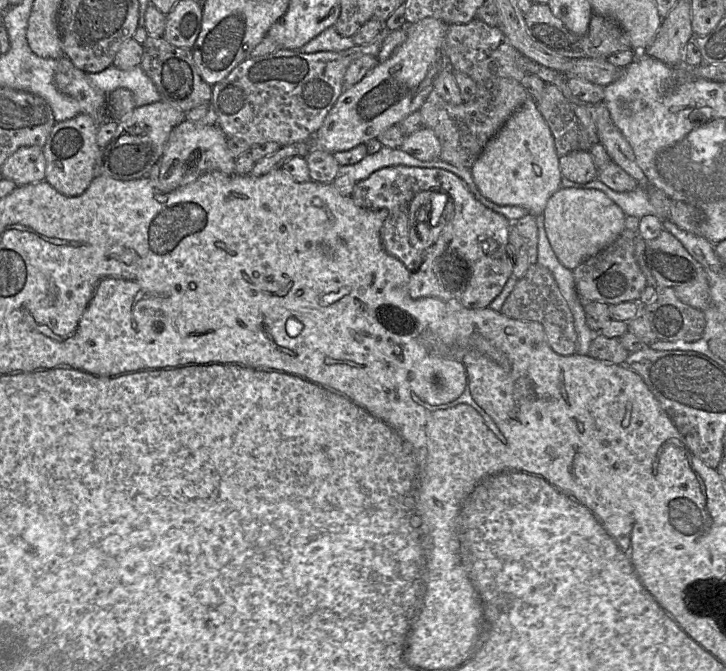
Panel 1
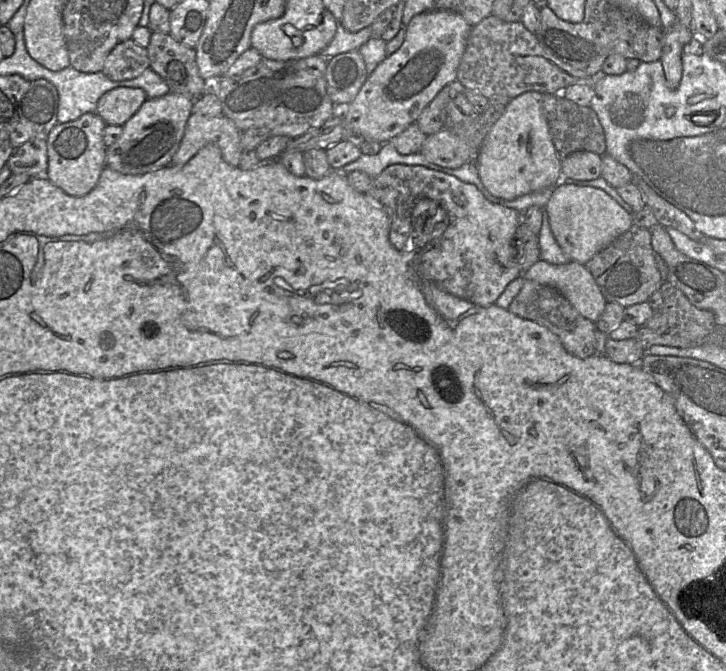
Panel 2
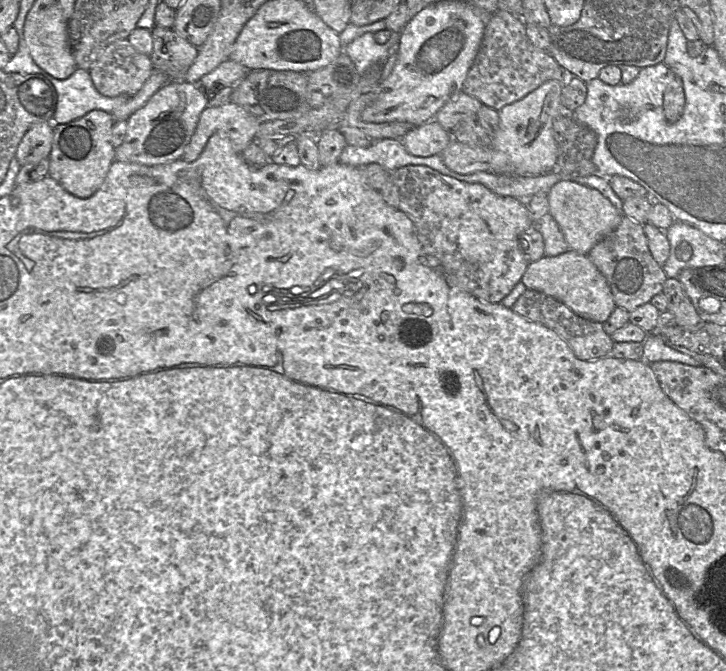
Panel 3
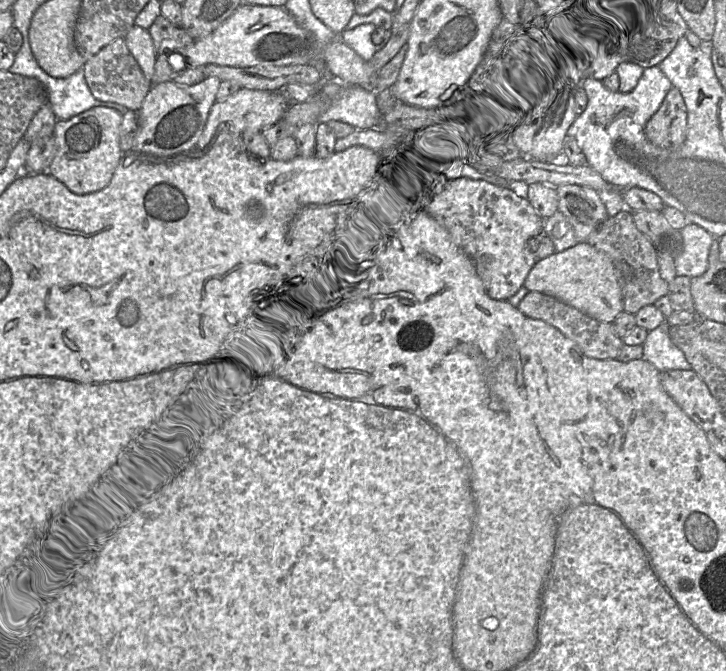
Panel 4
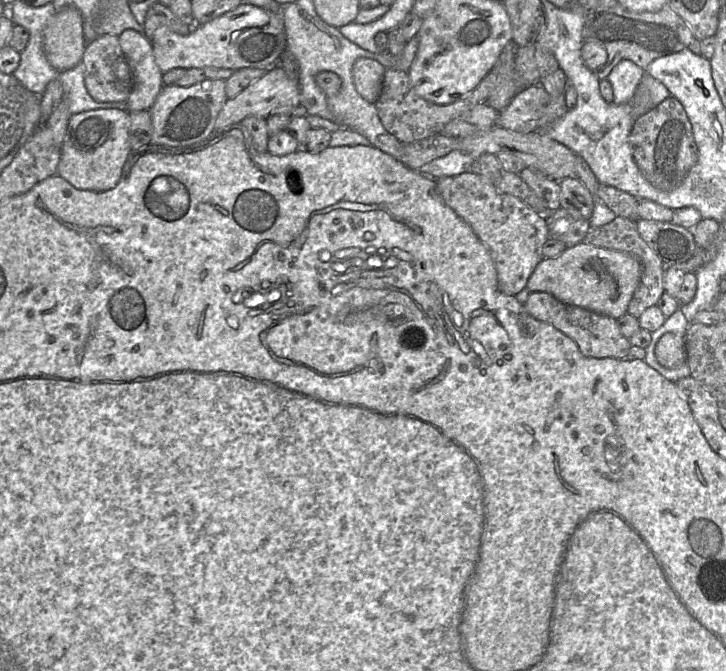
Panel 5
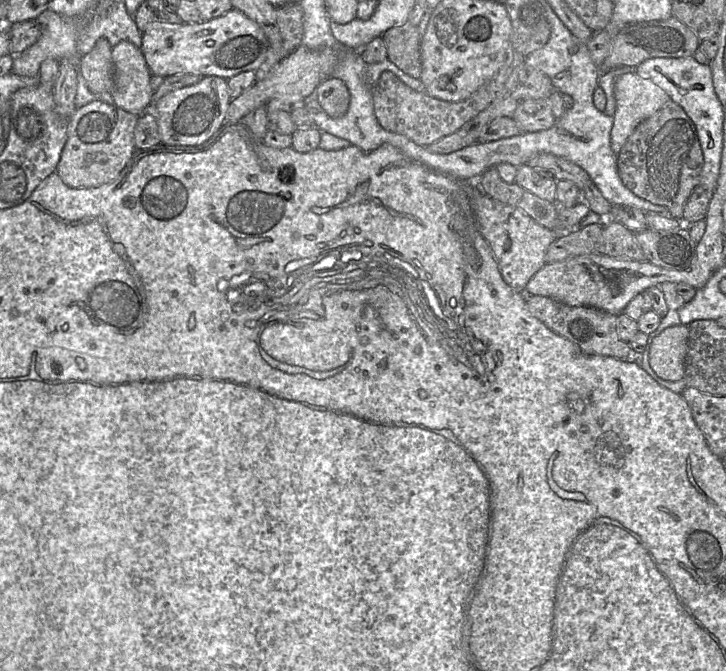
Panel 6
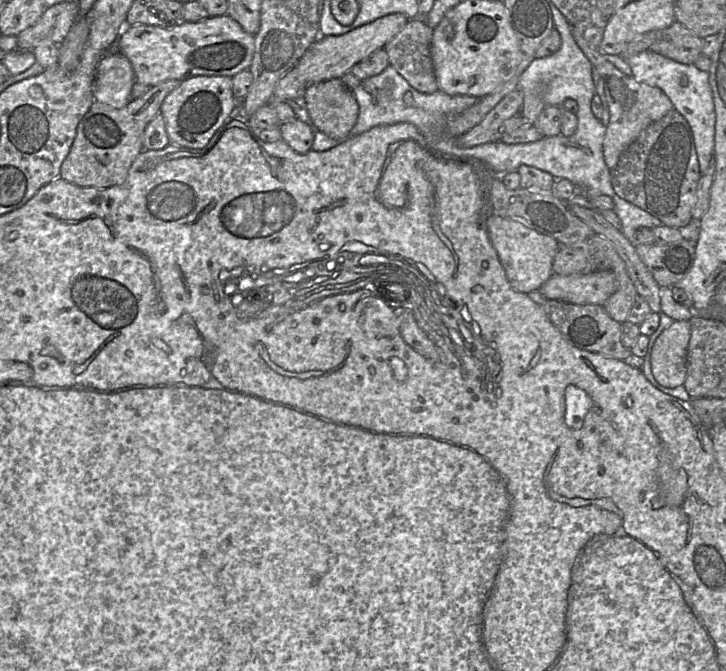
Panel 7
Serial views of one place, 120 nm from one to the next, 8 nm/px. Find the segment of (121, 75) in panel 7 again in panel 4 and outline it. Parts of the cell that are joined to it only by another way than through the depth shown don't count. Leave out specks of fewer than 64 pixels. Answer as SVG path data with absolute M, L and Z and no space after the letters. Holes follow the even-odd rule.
M134 25L124 38L126 45L148 80L152 80L156 61L156 49L149 31Z

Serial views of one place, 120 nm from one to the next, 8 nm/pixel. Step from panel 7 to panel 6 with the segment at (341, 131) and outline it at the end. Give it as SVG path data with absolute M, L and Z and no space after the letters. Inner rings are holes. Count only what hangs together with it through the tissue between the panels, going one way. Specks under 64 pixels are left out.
M328 77L315 89L316 98L322 109L331 118L346 114L350 104L350 93L346 84L339 78Z

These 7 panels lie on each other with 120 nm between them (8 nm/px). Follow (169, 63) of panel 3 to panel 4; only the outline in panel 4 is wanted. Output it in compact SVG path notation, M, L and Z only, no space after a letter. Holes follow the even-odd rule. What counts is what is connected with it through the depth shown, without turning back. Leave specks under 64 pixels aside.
M159 15L148 29L156 49L156 55L168 49L192 44L195 40L180 26Z

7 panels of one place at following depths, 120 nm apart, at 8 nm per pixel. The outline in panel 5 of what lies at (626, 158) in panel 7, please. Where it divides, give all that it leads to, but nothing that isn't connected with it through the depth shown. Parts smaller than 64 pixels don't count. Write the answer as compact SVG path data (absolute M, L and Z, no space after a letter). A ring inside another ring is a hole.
M673 96L635 120L629 143L642 175L662 191L671 191L678 187L698 160L692 125L683 105Z

